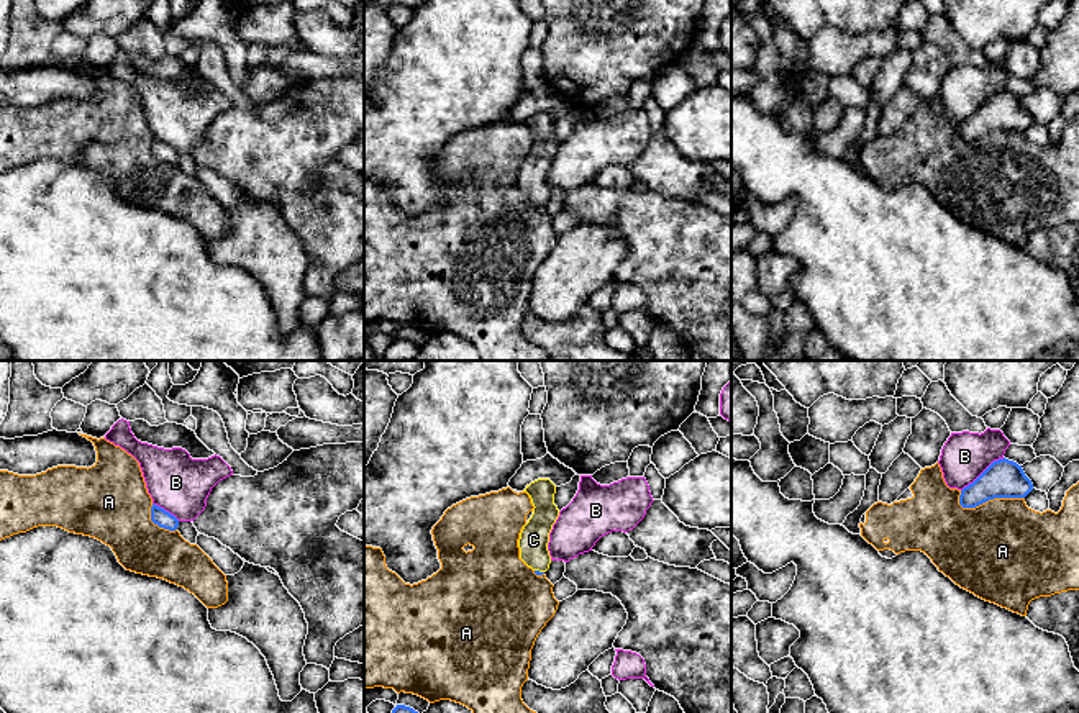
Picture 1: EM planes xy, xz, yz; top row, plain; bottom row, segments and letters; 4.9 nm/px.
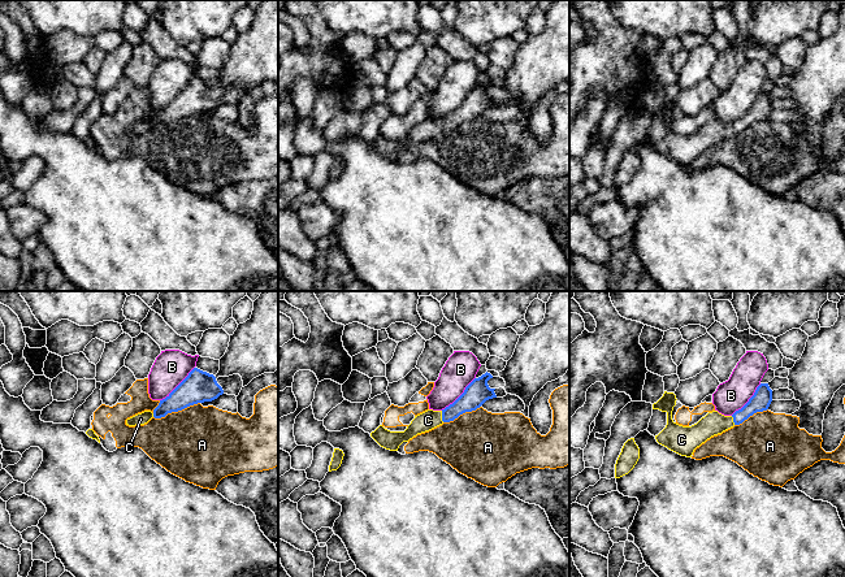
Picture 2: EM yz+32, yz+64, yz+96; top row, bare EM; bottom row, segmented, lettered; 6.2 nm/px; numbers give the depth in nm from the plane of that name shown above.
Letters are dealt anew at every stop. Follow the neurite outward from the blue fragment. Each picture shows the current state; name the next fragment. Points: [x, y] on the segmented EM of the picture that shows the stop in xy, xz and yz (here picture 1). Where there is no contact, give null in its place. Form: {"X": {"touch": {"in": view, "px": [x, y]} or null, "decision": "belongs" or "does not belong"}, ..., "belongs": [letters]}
{"A": {"touch": {"in": "yz", "px": [991, 499]}, "decision": "does not belong"}, "B": {"touch": {"in": "yz", "px": [984, 471]}, "decision": "does not belong"}, "C": {"touch": {"in": "xz", "px": [538, 571]}, "decision": "belongs"}, "belongs": ["C"]}

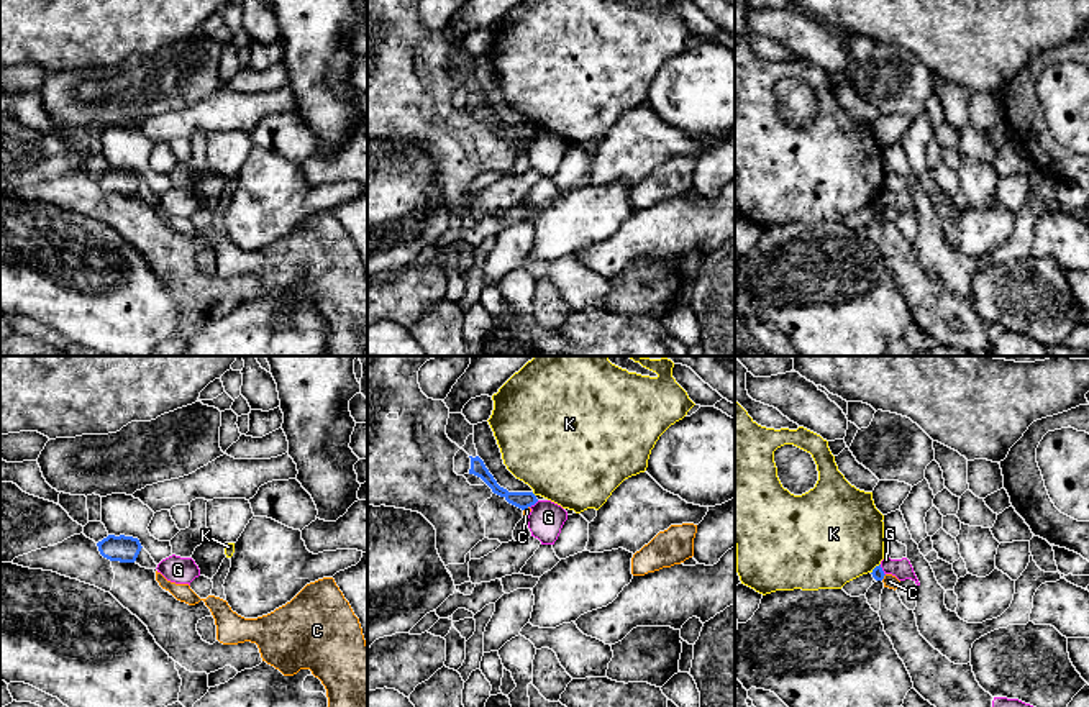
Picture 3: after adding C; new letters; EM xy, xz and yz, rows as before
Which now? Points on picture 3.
{"C": {"touch": {"in": "xz", "px": [525, 507]}, "decision": "does not belong"}, "G": {"touch": {"in": "xz", "px": [533, 504]}, "decision": "does not belong"}, "K": {"touch": {"in": "xz", "px": [533, 494]}, "decision": "does not belong"}, "belongs": []}

